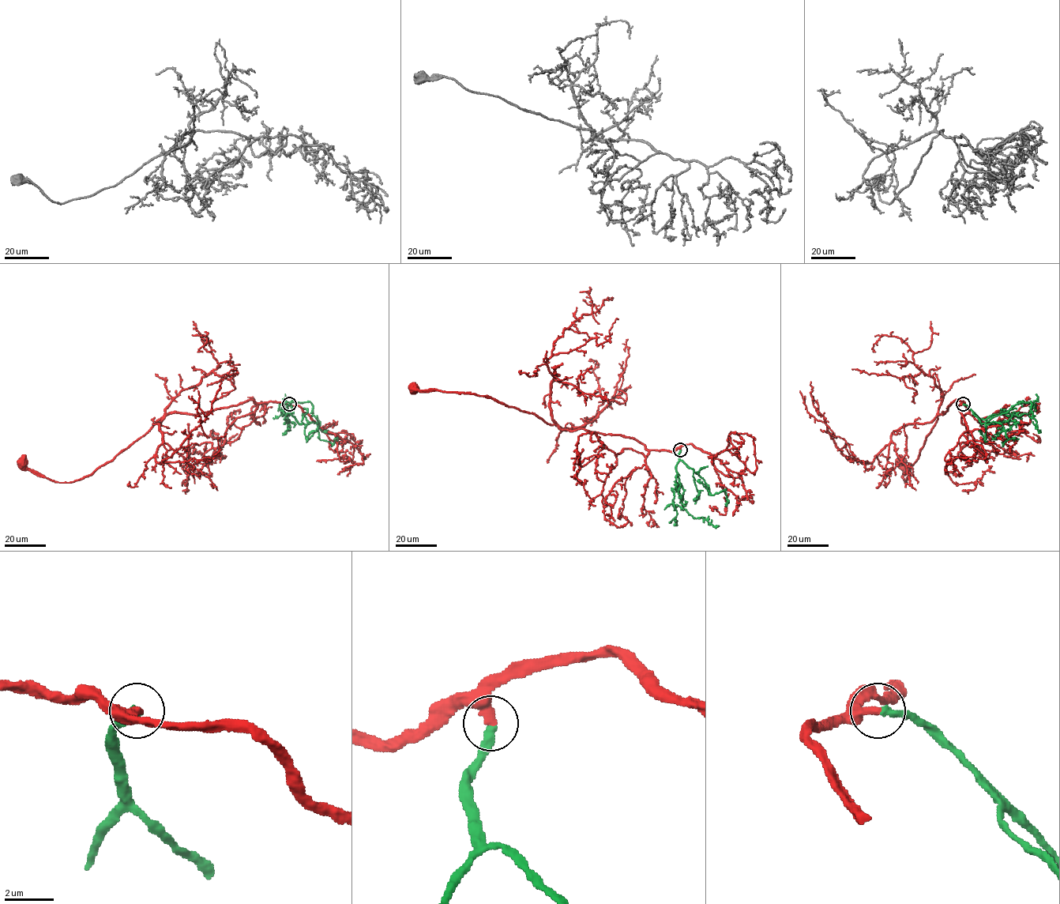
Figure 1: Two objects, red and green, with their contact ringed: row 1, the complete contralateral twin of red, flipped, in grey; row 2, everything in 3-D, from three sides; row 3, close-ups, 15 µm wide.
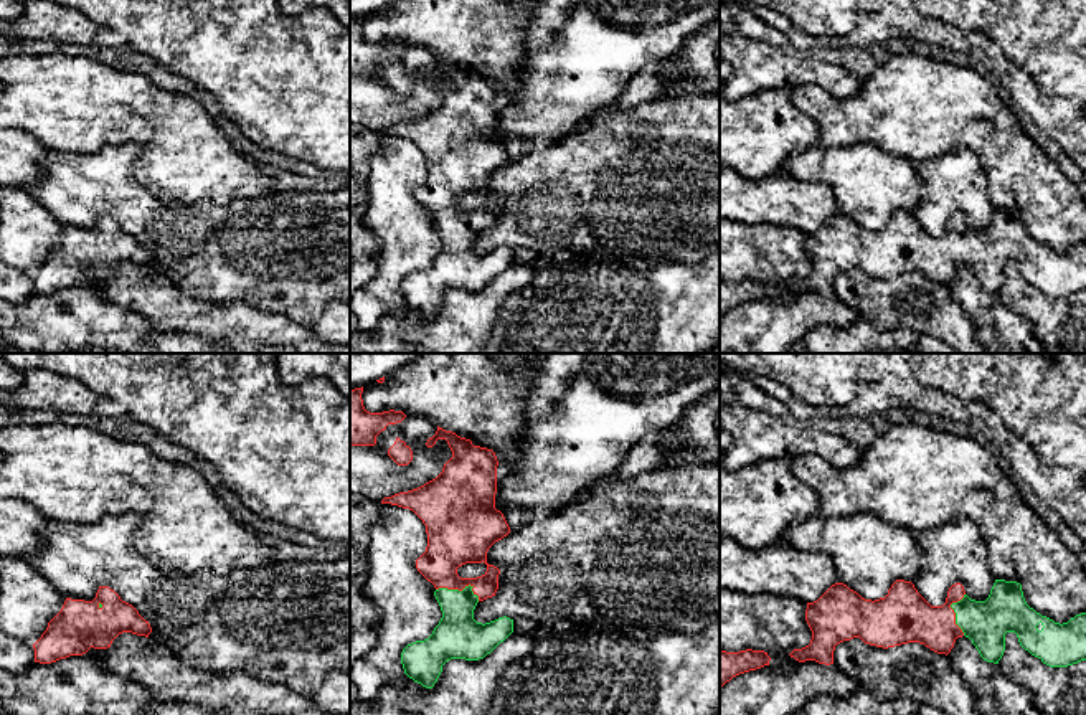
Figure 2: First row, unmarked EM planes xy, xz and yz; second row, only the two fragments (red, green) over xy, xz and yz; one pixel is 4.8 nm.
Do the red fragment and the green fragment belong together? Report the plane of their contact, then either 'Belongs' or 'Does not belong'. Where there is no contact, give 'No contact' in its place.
Touches red in xz. Belongs

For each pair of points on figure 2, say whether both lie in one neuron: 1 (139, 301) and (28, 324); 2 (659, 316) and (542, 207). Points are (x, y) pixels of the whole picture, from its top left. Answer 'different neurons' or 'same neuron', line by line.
1: different neurons
2: different neurons

